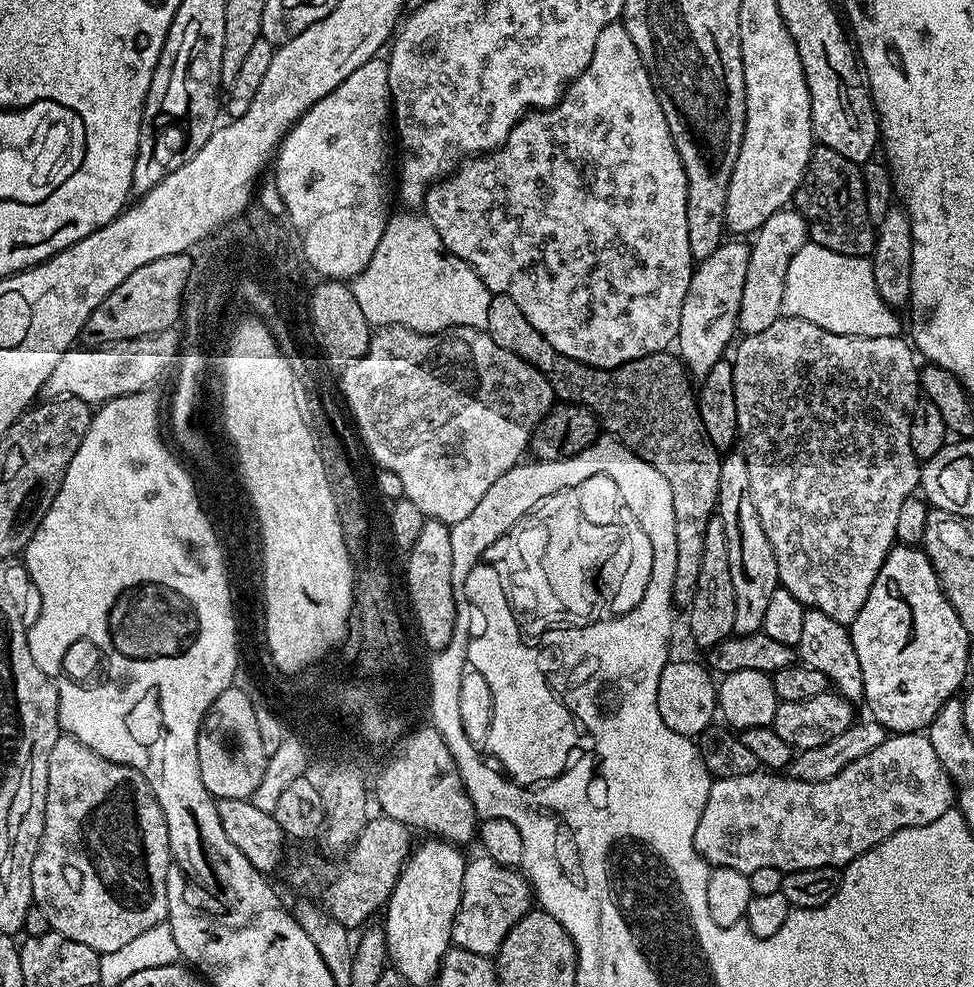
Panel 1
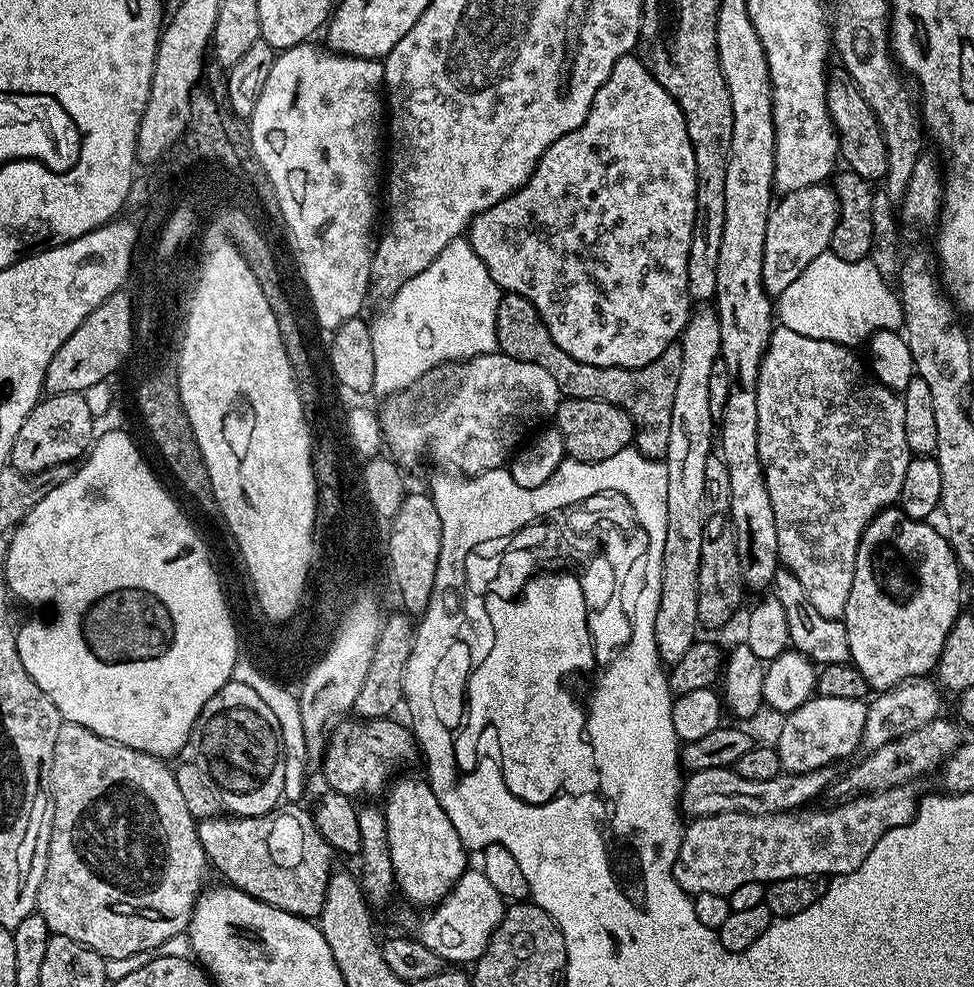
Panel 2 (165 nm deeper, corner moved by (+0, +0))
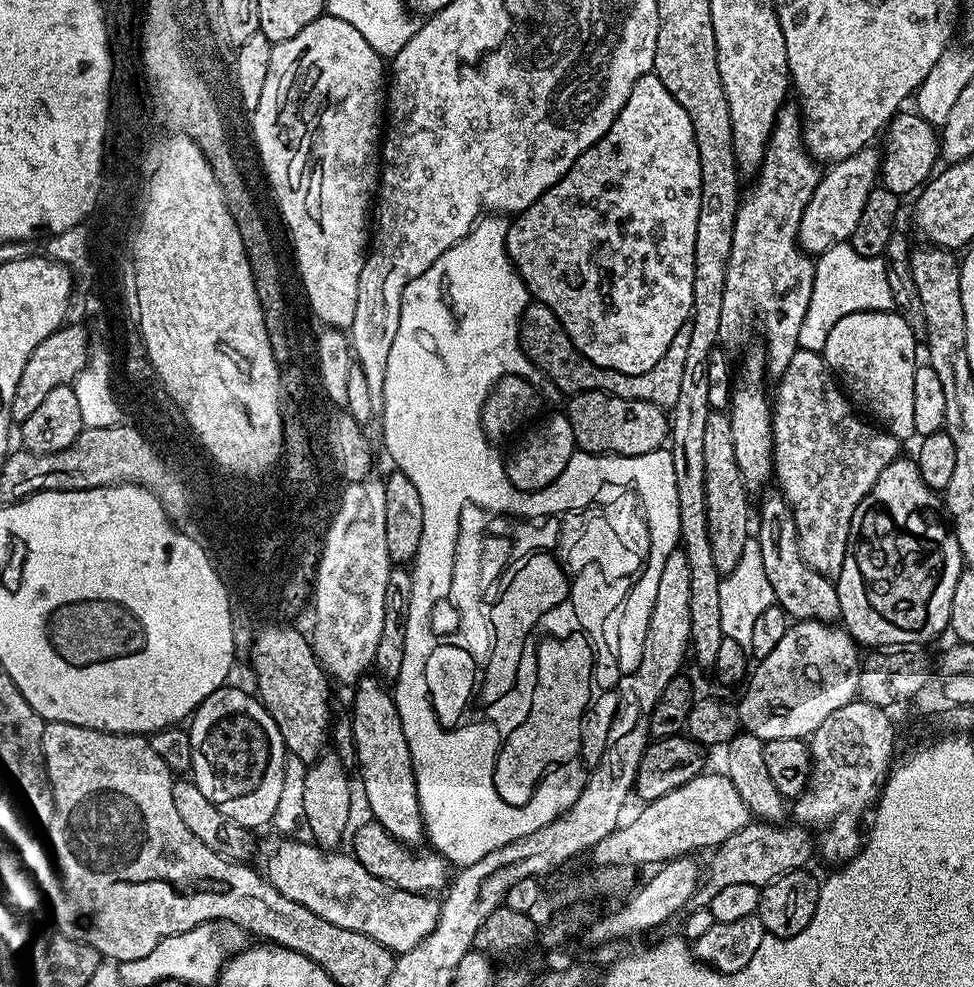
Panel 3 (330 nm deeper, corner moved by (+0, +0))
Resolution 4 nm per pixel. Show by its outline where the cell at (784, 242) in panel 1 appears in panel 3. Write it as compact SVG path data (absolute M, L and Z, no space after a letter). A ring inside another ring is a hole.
M869 146L856 152L850 158L835 161L832 168L823 173L802 214L802 222L798 226L798 241L808 254L819 254L830 250L830 246L851 241L854 226L858 226L858 218L862 218L862 206L866 206L866 198L870 198L873 188L877 187L880 175L879 151Z

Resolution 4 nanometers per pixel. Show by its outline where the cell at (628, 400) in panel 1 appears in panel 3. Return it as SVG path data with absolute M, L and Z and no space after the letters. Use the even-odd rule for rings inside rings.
M530 302L520 319L520 345L528 361L535 366L537 373L545 376L560 392L575 394L578 392L608 392L618 398L630 398L650 402L654 406L671 410L678 399L682 383L682 373L686 367L686 353L690 346L691 327L684 327L674 334L674 342L662 358L658 358L658 366L646 370L646 374L622 374L618 370L610 370L590 362L574 346L574 342L564 333L564 327L550 310L550 306L539 302Z

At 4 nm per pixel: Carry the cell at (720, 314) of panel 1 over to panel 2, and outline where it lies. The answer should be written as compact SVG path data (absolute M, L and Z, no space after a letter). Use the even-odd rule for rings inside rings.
M693 311L688 317L688 325L684 327L679 339L682 346L682 374L678 378L678 391L674 393L674 410L670 414L670 446L666 450L662 463L666 466L666 546L662 546L662 594L658 602L658 618L654 618L654 642L658 646L658 654L665 665L671 666L690 650L690 646L698 639L696 628L700 624L698 618L698 566L702 562L702 530L706 526L708 517L708 503L706 502L706 458L714 455L714 417L710 414L710 370L714 370L714 362L720 359L720 343L722 342L722 330L715 311Z

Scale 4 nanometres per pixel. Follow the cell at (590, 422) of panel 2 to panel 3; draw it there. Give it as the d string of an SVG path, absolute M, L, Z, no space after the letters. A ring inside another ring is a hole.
M578 392L566 407L576 447L594 456L637 456L665 447L670 436L668 412L650 402L618 398L608 392Z

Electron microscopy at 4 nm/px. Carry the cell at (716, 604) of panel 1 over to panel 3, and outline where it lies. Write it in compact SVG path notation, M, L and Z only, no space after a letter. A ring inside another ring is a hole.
M714 410L706 418L706 431L704 432L702 445L702 459L706 466L706 526L708 527L708 533L710 534L710 554L714 557L714 566L716 569L720 573L726 574L730 570L734 570L734 566L738 566L738 558L742 558L742 549L746 546L748 539L750 539L750 528L748 532L748 500L750 500L750 494L744 489L742 474L738 474L738 461L734 458L734 437L730 431L730 418L728 417L727 411Z

